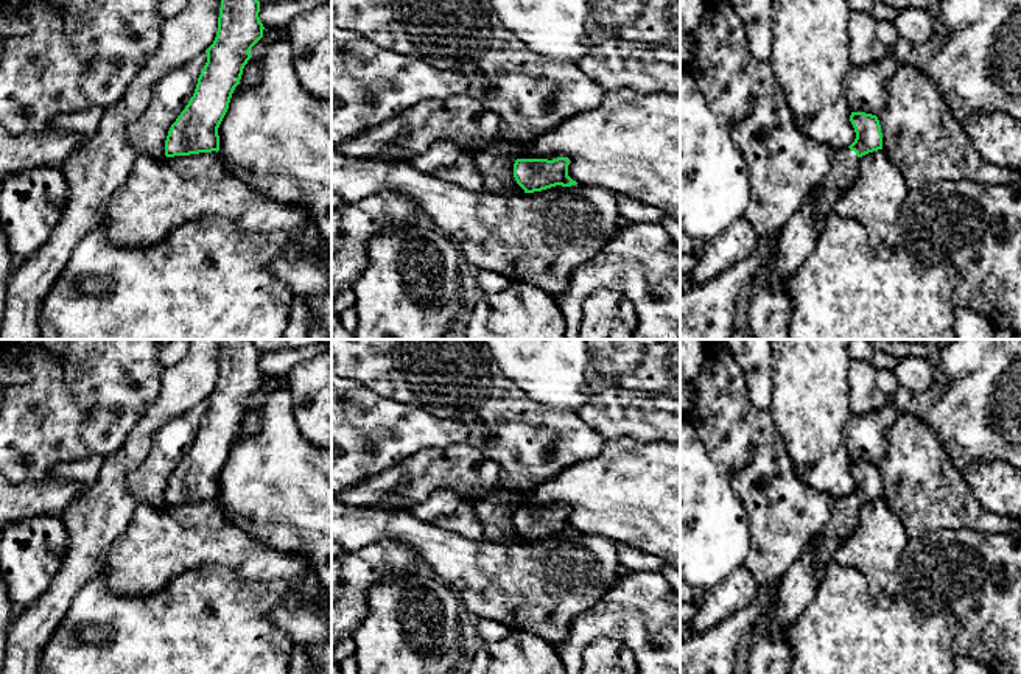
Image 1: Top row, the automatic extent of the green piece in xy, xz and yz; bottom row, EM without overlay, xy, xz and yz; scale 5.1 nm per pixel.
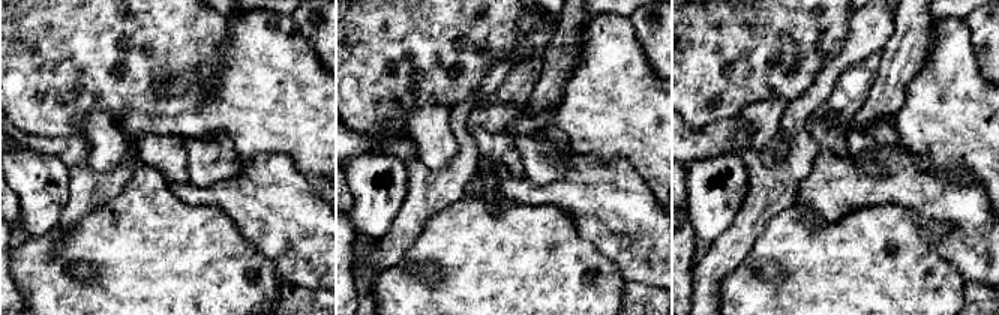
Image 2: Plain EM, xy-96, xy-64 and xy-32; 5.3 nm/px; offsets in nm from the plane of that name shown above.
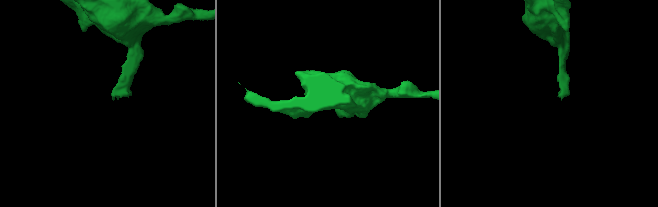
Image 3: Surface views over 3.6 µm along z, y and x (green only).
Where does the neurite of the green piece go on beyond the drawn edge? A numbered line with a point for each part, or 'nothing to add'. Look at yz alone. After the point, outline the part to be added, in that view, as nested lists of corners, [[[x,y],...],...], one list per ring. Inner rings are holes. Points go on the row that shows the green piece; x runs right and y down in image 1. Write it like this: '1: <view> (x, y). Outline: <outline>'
1: yz (844, 172). Outline: [[[850,148],[834,149],[831,156],[831,171],[812,190],[812,201],[817,202],[823,188],[836,188],[840,195],[847,193],[856,182],[858,163],[861,157]]]

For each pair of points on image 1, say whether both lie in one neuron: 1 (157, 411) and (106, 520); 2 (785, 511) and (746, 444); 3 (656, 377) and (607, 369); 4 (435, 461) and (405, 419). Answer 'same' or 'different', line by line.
1: same
2: same
3: same
4: different

